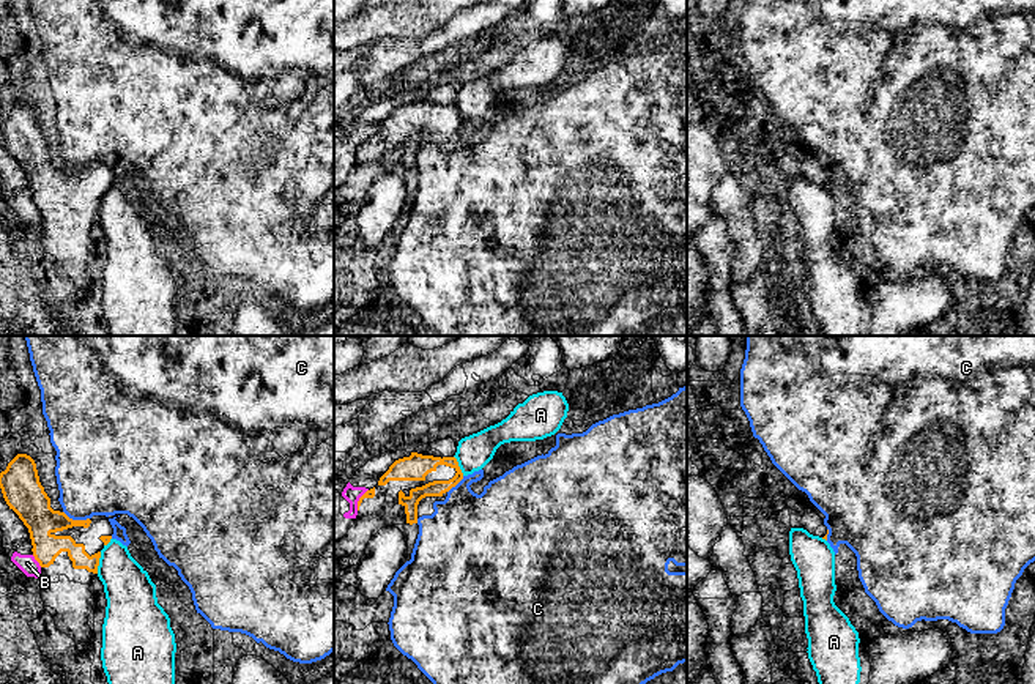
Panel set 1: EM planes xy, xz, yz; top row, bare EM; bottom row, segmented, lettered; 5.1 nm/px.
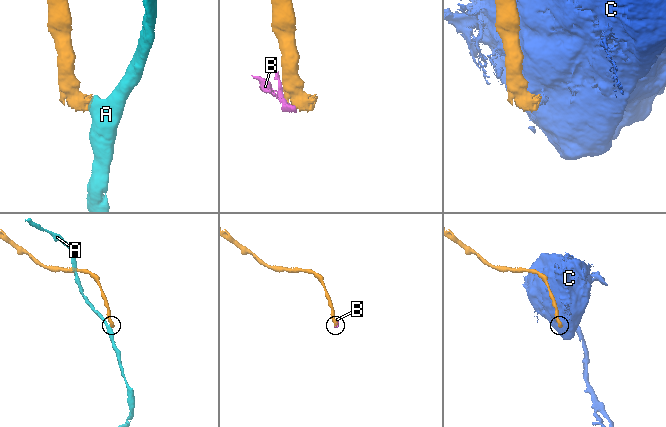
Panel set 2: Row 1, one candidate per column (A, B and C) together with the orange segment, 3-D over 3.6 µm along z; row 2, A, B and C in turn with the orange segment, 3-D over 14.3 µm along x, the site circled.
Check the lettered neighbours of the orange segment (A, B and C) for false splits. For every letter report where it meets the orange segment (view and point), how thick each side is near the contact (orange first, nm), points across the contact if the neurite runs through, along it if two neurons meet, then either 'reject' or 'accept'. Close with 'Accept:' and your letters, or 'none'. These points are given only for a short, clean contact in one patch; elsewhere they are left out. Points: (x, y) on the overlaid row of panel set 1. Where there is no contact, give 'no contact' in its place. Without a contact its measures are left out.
A: contact xy (98, 563); calibres 110 and 260 nm; border xy (101, 552), (96, 572); reject
B: contact xy (37, 560); calibres 170 and 90 nm; border xy (32, 555), (41, 566); reject
C: contact xy (76, 520); calibres 180 and 400 nm; reject
Accept: none

